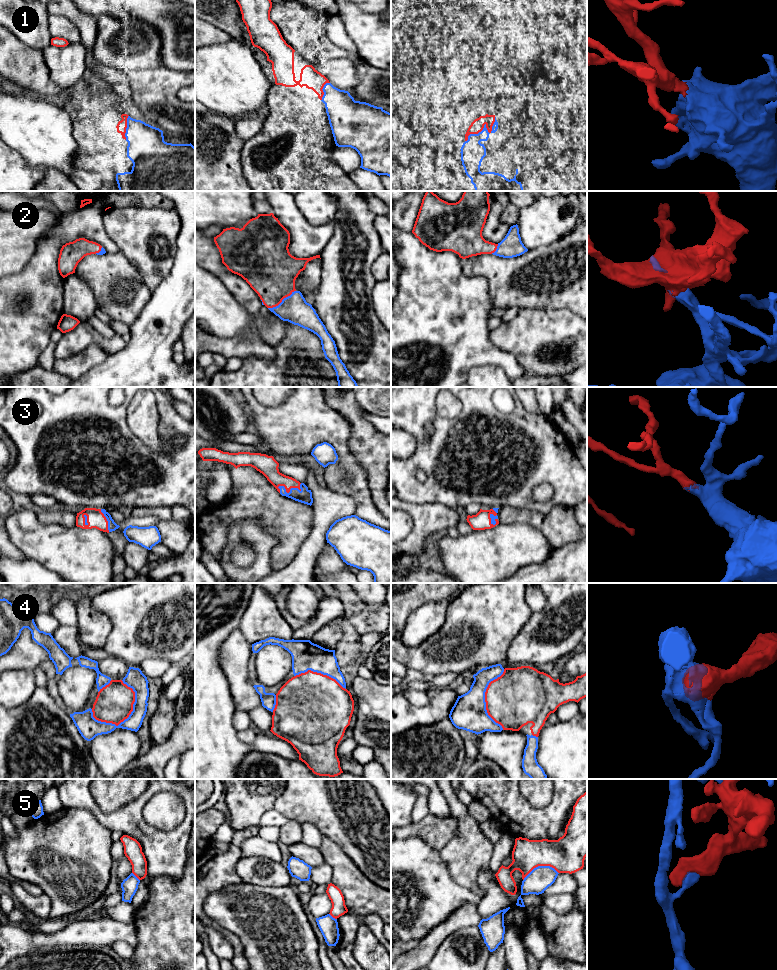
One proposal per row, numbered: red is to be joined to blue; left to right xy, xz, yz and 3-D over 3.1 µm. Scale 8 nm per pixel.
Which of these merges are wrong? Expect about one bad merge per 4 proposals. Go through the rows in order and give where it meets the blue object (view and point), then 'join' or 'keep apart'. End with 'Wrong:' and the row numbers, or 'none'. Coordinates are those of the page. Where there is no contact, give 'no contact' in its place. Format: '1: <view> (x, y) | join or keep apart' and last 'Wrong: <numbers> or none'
1: yz (484, 127) | join
2: xz (282, 301) | join
3: xz (290, 491) | join
4: xy (131, 713) | join
5: yz (540, 866) | keep apart
Wrong: 5

